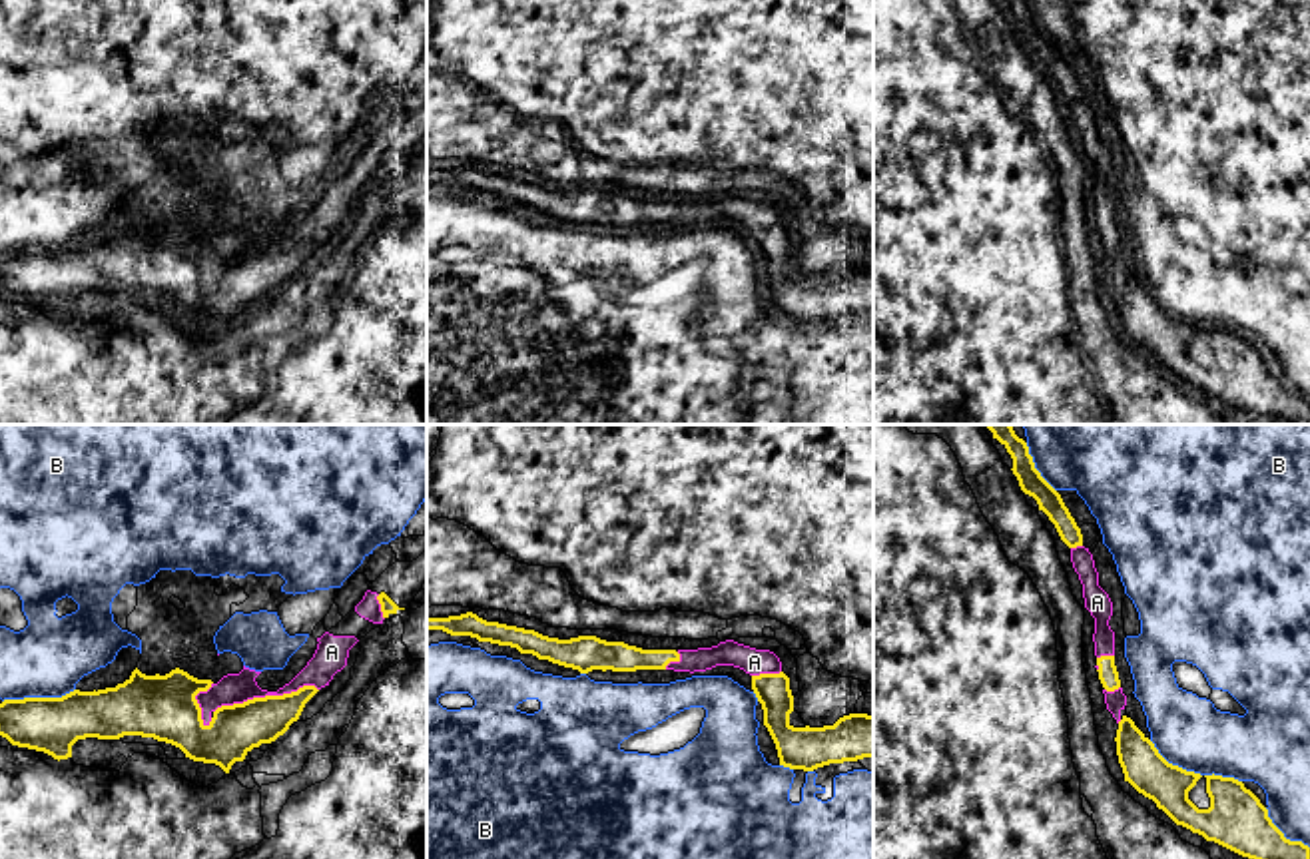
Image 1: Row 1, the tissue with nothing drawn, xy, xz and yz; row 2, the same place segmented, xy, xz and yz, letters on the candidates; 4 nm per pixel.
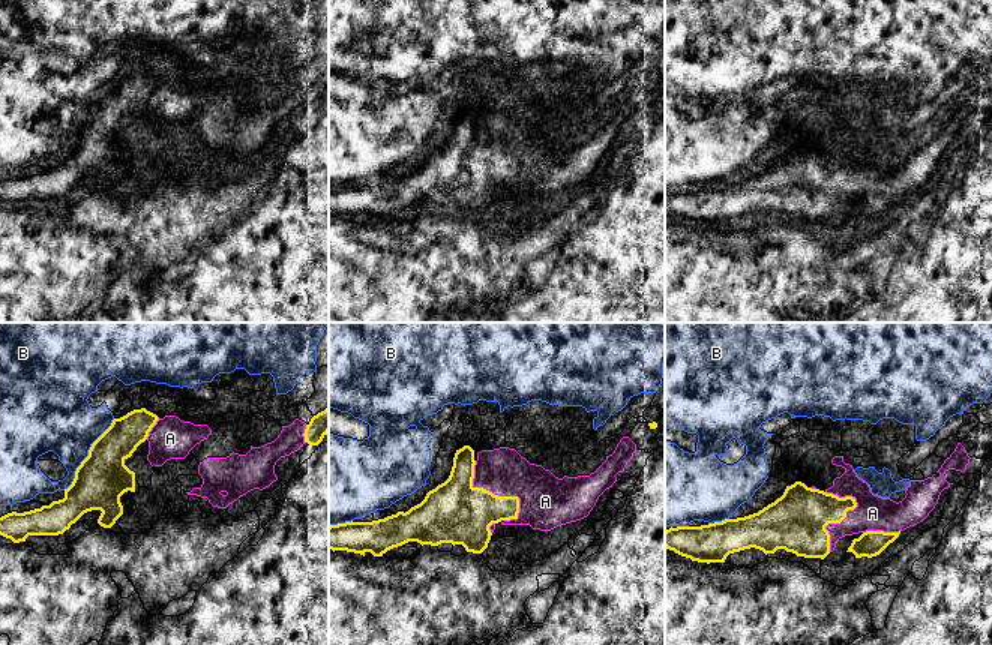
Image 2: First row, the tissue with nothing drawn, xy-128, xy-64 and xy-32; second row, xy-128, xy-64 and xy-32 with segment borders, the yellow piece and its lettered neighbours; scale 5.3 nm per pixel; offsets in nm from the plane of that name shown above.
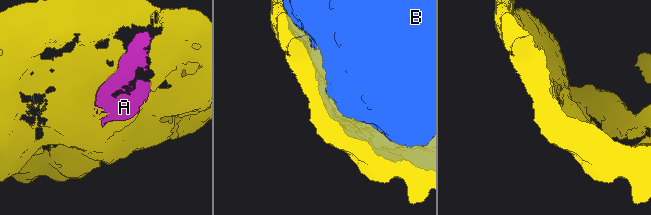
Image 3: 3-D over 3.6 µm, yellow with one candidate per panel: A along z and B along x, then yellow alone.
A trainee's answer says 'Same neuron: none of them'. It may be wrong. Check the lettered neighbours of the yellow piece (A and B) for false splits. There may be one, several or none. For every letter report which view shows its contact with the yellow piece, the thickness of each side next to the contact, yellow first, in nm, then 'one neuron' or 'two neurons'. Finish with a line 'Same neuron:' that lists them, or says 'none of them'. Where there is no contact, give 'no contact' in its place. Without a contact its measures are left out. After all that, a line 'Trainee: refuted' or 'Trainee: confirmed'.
A: contact in xy; calibres 200 and 130 nm; one neuron
B: contact in xy; calibres 220 and 300 nm; two neurons
Same neuron: A
Trainee: refuted

